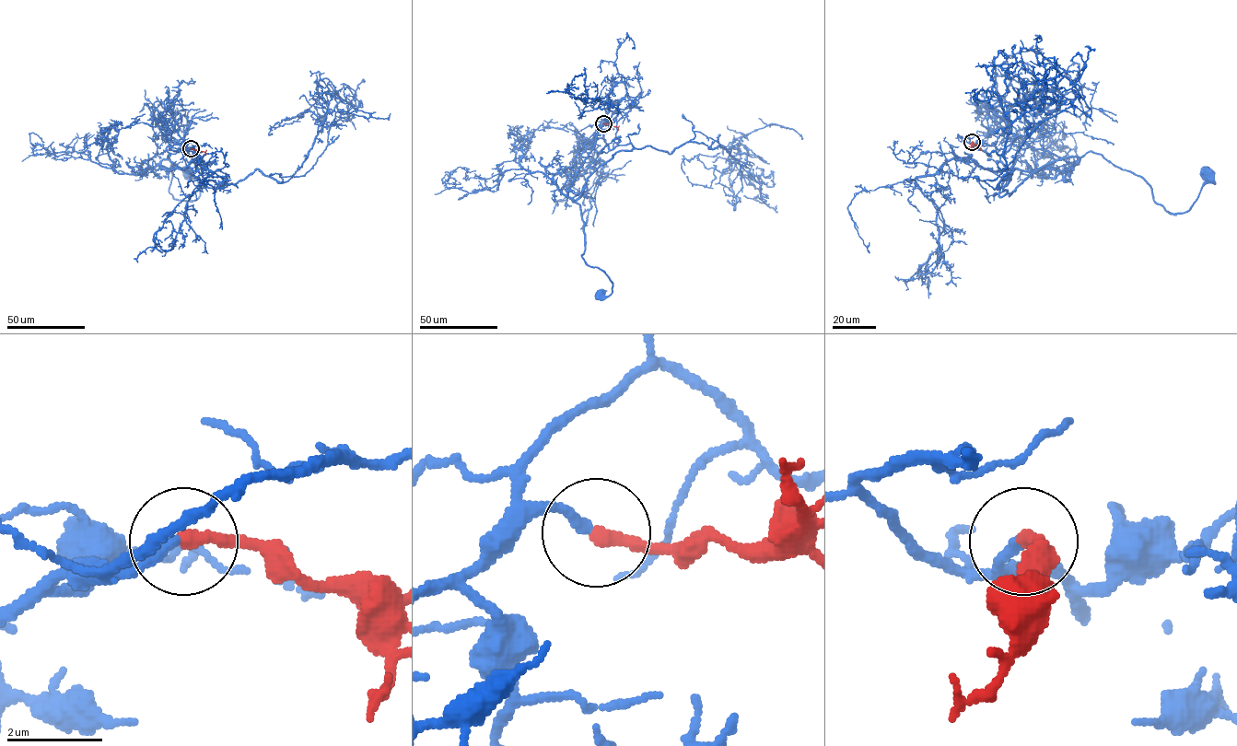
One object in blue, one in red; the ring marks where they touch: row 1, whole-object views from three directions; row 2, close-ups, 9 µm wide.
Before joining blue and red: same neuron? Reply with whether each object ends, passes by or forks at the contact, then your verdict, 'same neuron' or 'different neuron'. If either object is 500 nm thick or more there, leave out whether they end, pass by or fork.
blue ends there; red ends there; same neuron

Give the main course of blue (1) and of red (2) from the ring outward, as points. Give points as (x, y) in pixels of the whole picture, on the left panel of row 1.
1: (190, 148), (165, 150), (148, 161), (156, 166), (168, 156), (169, 192), (193, 201), (200, 180), (187, 171)
2: (191, 148), (204, 152), (205, 155)

